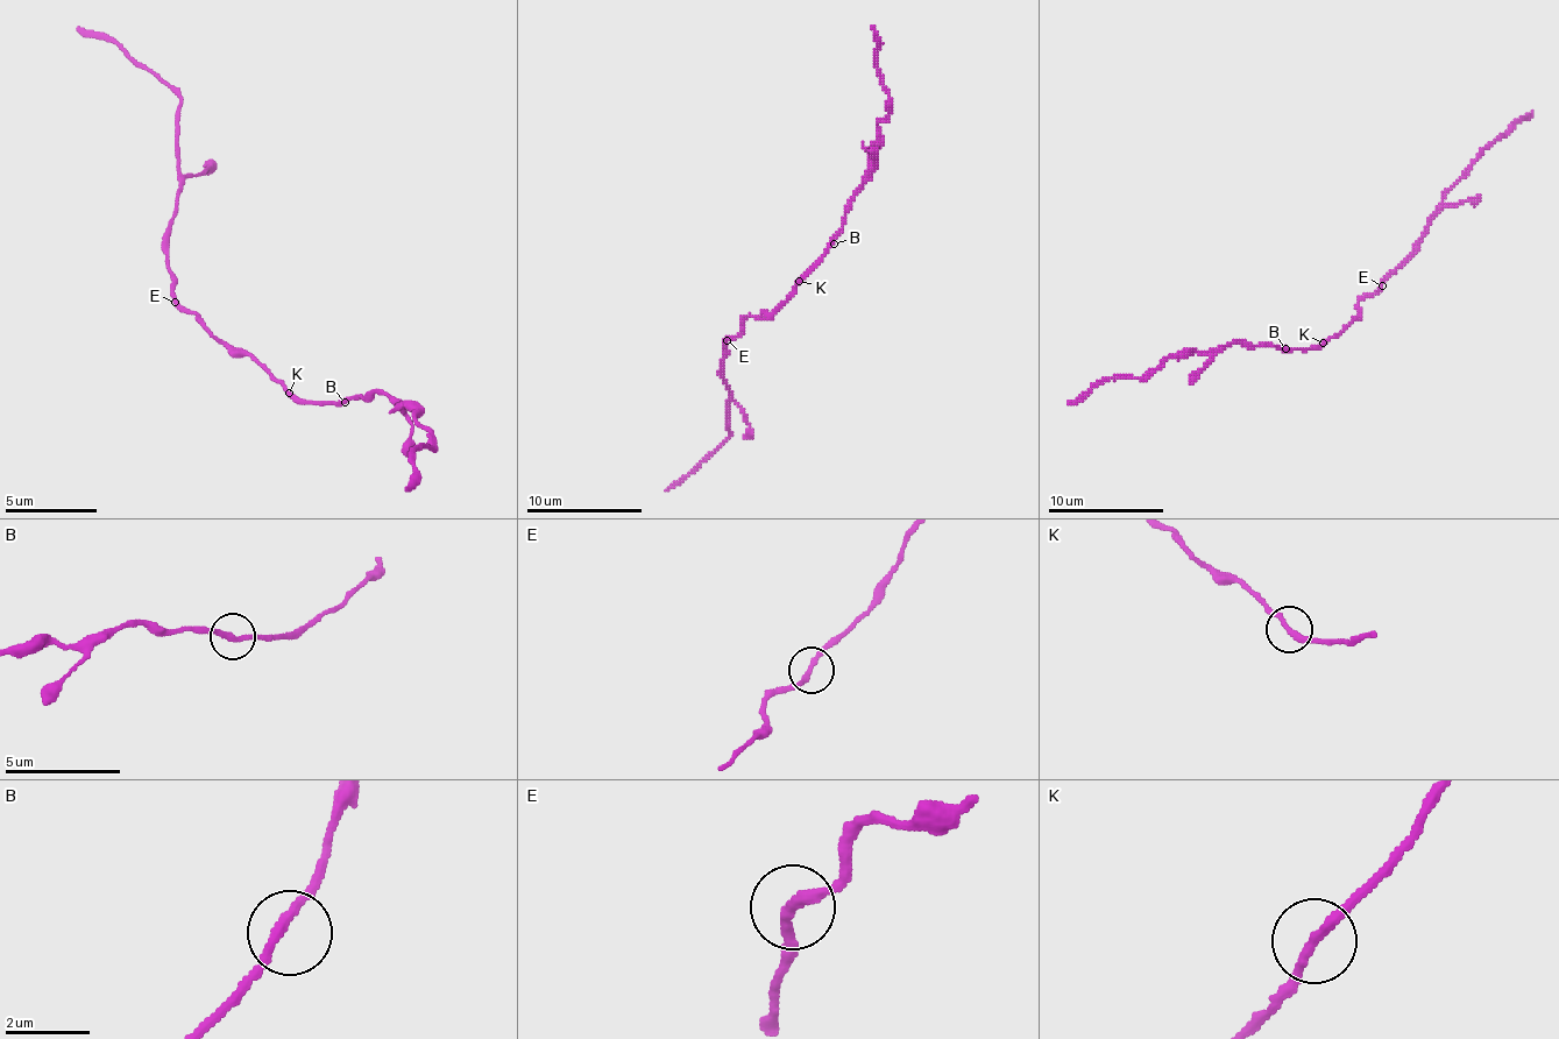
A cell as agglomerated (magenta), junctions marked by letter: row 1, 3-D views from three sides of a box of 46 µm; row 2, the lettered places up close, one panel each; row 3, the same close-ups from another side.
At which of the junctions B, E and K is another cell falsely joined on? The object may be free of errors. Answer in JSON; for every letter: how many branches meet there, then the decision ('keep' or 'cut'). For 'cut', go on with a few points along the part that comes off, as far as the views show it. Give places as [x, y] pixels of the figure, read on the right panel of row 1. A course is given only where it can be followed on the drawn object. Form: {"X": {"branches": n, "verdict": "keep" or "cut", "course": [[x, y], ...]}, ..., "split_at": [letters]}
{"B": {"branches": 2, "verdict": "keep"}, "E": {"branches": 2, "verdict": "keep"}, "K": {"branches": 2, "verdict": "keep"}, "split_at": []}

